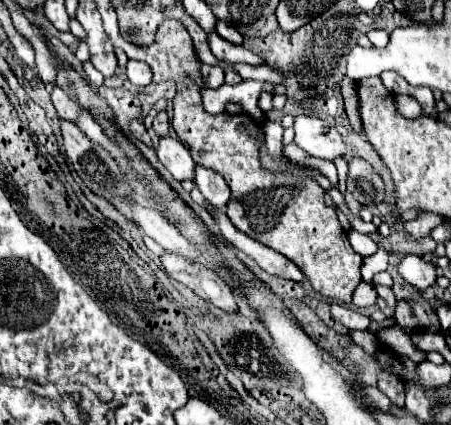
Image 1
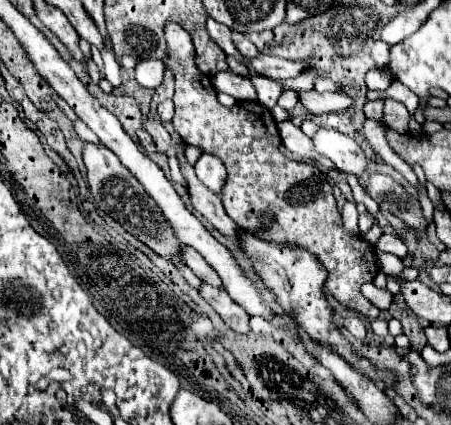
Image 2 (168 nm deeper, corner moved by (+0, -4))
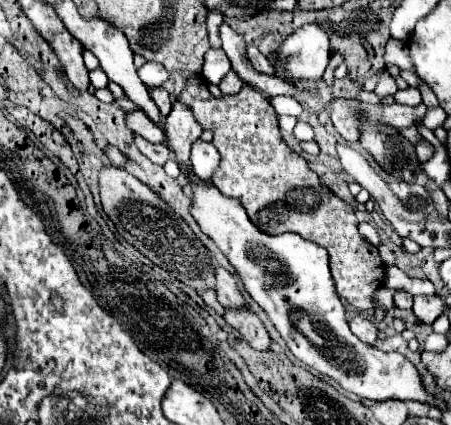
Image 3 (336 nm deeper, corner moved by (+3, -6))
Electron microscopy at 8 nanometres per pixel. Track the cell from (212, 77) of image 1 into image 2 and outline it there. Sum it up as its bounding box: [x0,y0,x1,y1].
[211,72,257,102]

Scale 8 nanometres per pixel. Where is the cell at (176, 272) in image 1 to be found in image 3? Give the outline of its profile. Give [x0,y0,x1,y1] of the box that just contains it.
[224,308,272,352]

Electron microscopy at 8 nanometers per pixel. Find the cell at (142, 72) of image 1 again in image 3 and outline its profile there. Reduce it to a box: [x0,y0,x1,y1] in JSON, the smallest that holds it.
[138,62,168,86]

